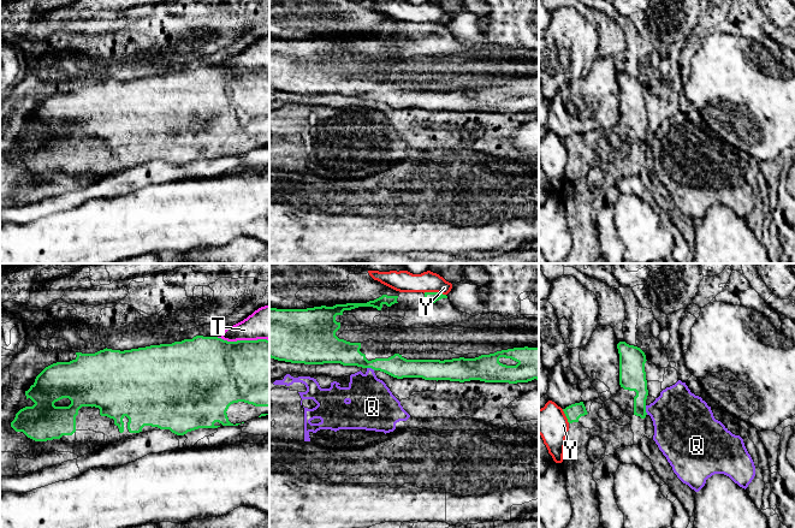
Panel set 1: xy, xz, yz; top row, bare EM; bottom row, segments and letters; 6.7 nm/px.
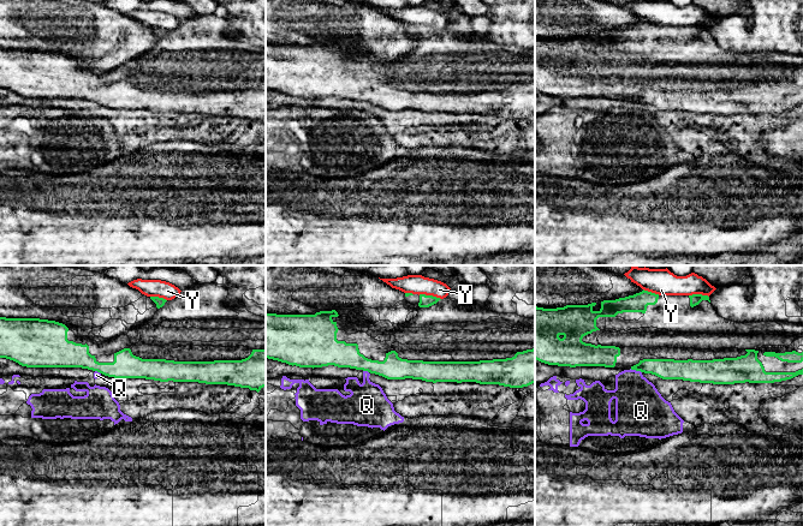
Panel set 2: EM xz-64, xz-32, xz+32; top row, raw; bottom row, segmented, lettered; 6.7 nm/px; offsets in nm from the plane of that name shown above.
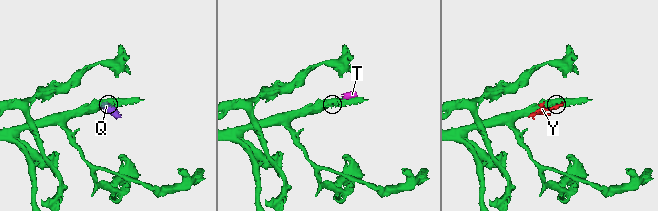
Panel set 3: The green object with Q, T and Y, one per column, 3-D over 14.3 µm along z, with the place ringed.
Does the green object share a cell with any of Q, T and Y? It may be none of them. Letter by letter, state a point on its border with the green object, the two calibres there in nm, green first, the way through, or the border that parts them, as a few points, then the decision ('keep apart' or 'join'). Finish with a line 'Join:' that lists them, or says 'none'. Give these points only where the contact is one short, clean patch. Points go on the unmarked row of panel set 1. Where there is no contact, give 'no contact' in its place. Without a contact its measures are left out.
Q: yz (645, 141) | 180/380 nm | along yz (645, 136), (647, 144) | keep apart
T: xy (243, 71) | 440/220 nm | keep apart
Y: xz (434, 23) | 80/140 nm | keep apart
Join: none

